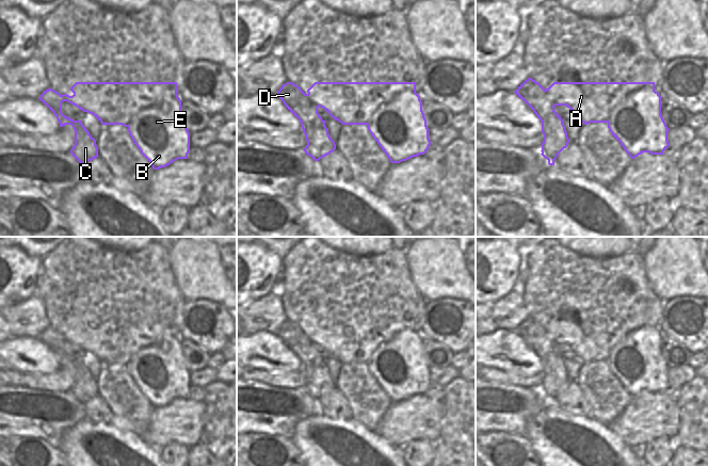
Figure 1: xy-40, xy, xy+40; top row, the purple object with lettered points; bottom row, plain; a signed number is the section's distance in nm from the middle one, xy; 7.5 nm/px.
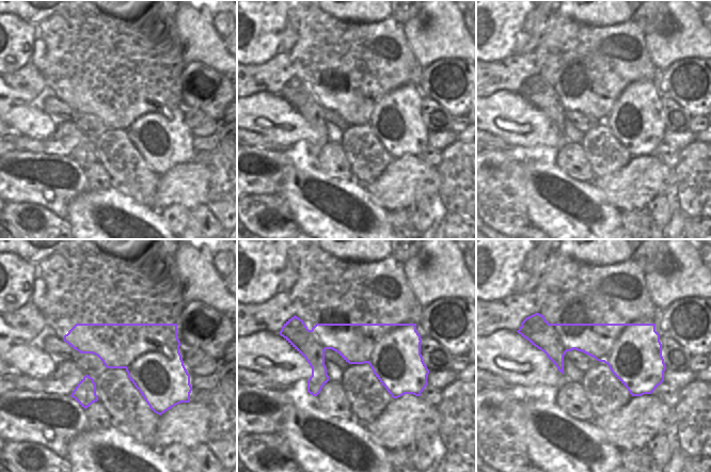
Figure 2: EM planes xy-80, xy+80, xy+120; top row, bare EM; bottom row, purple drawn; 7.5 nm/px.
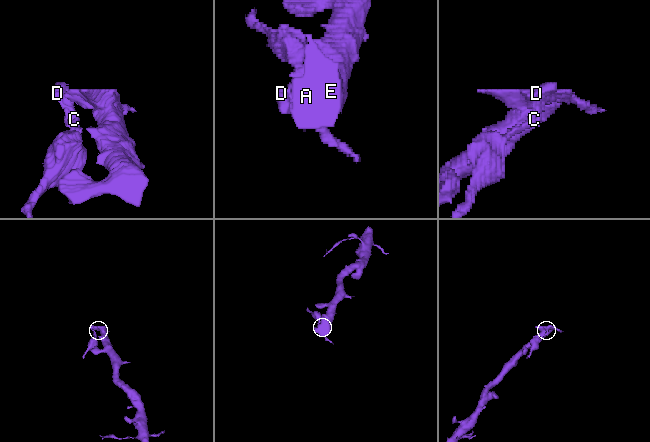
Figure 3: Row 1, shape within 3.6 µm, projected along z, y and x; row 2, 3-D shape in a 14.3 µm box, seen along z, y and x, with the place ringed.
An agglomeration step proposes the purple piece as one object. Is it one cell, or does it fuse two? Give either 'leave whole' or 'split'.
split

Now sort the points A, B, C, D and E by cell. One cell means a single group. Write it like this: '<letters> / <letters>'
A C D / B E

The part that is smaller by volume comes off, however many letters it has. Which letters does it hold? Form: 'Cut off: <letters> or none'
Cut off: A, C, D

